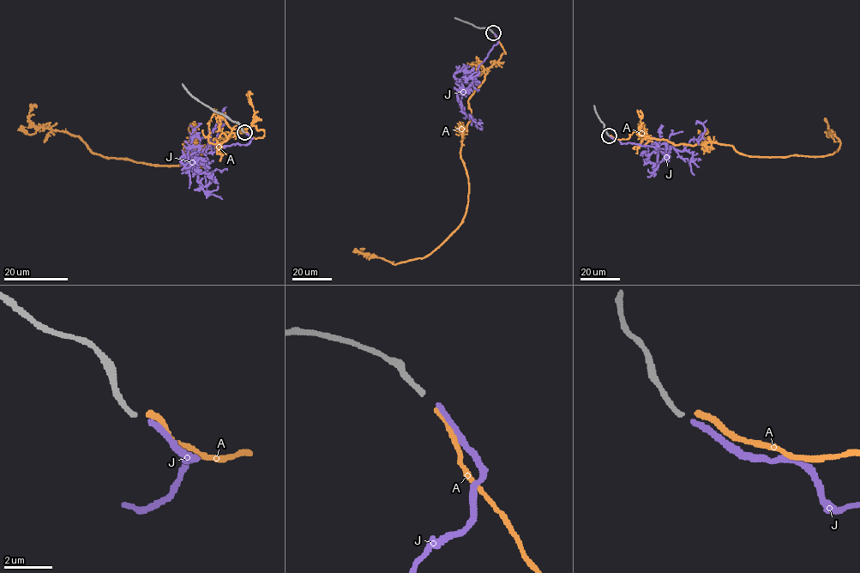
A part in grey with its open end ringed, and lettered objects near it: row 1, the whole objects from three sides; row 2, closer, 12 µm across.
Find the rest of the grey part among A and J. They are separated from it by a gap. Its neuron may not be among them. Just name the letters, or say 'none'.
A

